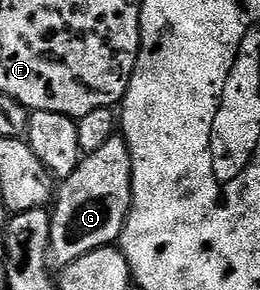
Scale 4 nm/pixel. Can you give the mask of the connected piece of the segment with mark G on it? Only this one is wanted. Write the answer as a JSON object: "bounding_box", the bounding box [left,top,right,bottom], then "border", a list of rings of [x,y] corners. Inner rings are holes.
{"bounding_box":[51,133,132,265],"border":[[[117,133],[102,149],[87,152],[78,169],[59,184],[54,195],[51,258],[63,265],[78,261],[99,247],[111,247],[124,232],[132,208],[132,158],[123,134]],[[56,207],[56,208],[55,208]]]}

